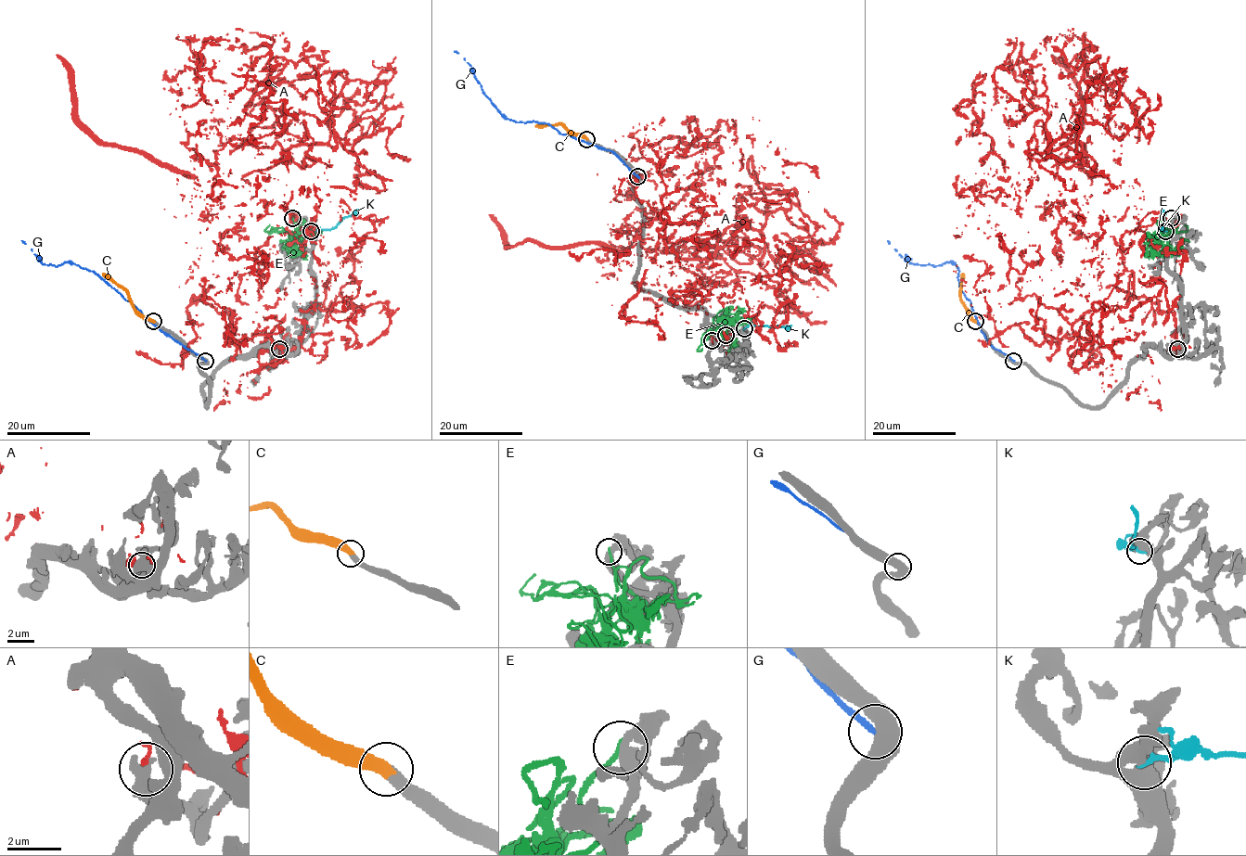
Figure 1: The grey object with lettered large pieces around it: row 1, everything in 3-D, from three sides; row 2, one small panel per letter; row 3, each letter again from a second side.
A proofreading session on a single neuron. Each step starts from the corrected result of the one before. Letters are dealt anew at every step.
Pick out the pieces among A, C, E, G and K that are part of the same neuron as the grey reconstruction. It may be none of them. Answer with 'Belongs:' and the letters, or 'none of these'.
Belongs: C

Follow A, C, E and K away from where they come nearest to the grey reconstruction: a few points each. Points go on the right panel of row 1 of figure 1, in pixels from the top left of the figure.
A: (1177, 349), (1059, 206), (1090, 138), (1038, 163), (1116, 186), (1077, 340), (997, 331), (989, 268), (986, 317)
C: (975, 321), (960, 298), (963, 273)
E: (1171, 218), (1160, 229), (1161, 235), (1166, 237), (1171, 249), (1176, 250), (1185, 239), (1188, 241)
K: (1164, 231), (1161, 229), (1163, 218), (1162, 209)

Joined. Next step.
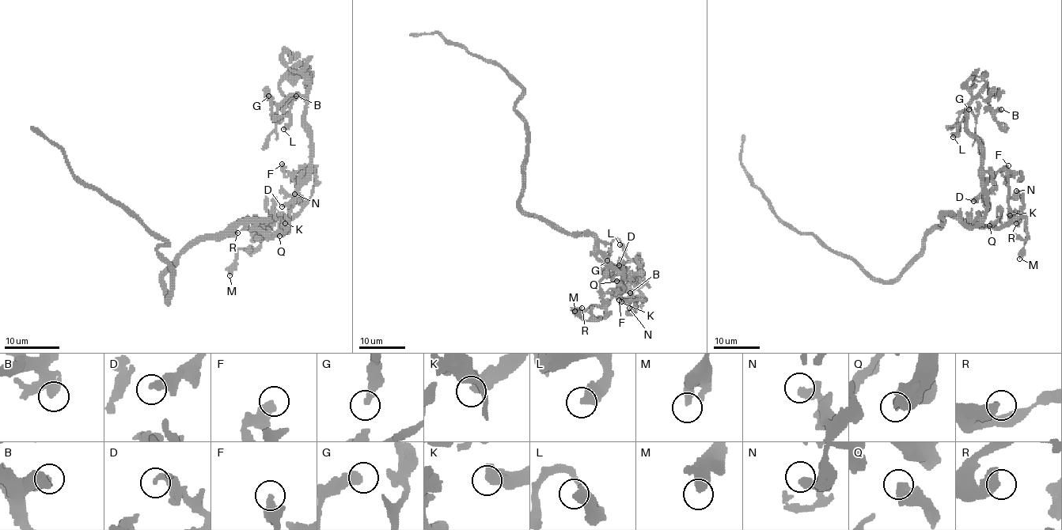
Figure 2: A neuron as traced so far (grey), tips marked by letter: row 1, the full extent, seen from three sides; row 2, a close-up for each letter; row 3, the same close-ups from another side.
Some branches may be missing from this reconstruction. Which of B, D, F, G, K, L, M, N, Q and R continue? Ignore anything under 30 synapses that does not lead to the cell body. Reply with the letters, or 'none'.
none

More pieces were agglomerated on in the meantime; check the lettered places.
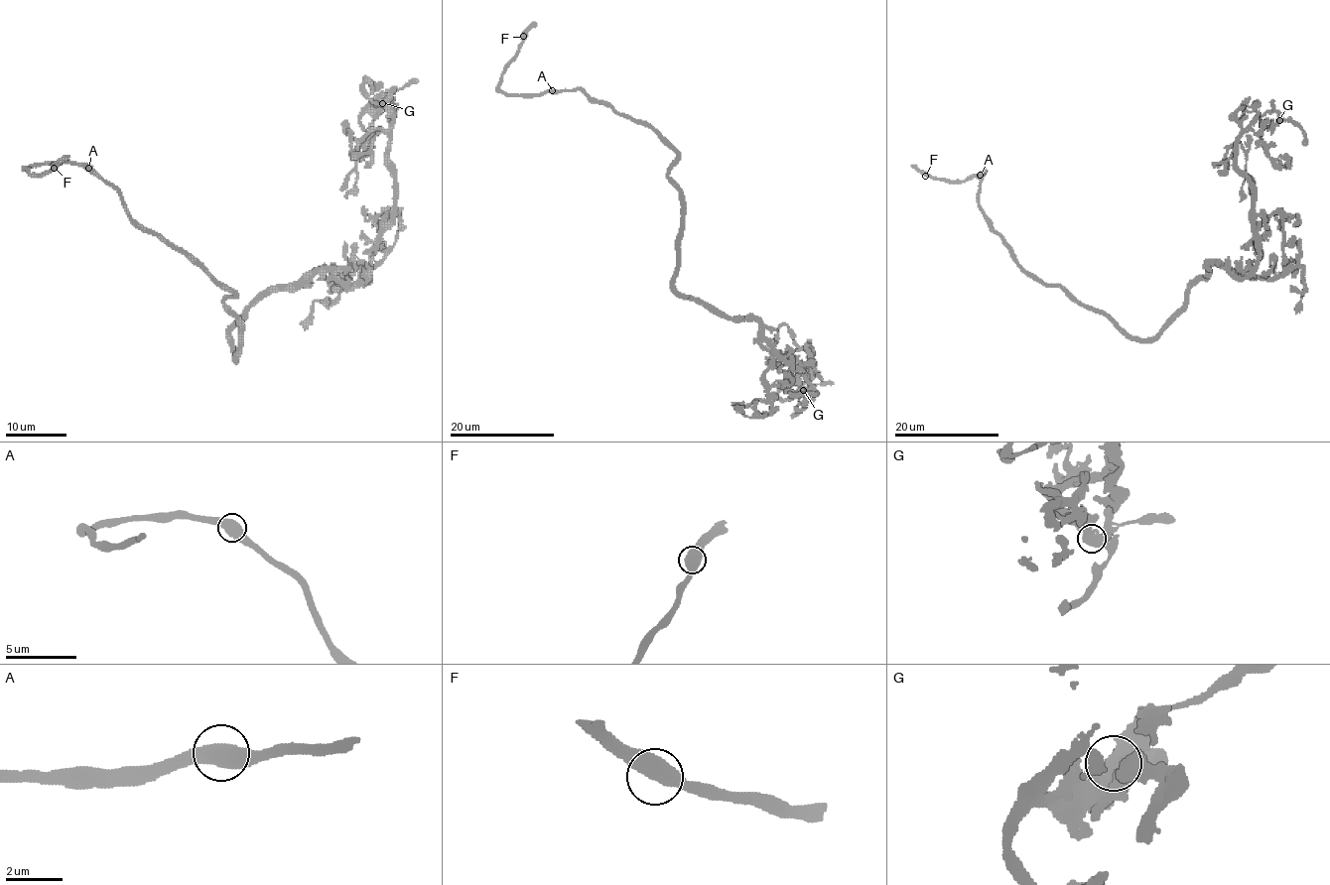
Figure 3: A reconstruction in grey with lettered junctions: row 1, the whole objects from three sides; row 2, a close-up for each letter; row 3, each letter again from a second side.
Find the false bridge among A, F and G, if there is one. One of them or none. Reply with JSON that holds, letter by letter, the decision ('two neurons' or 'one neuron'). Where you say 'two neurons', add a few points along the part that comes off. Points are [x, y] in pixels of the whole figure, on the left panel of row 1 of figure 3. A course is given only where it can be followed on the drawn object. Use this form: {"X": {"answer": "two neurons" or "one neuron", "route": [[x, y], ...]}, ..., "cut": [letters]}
{"A": {"answer": "one neuron"}, "F": {"answer": "one neuron"}, "G": {"answer": "one neuron"}, "cut": []}

